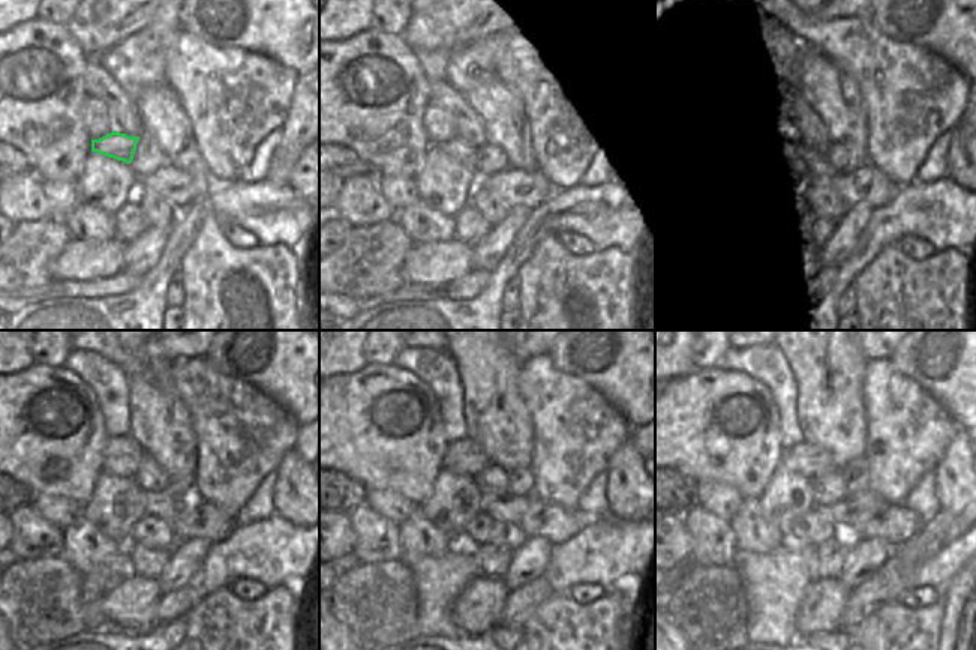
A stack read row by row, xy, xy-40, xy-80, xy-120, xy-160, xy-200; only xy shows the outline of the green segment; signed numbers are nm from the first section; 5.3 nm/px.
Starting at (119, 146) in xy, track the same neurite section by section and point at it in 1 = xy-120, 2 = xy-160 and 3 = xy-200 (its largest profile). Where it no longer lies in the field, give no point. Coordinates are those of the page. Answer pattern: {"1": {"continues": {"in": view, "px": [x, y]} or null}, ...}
{"1": {"continues": {"in": "xy-120", "px": [161, 506]}}, "2": {"continues": {"in": "xy-160", "px": [510, 511]}}, "3": {"continues": {"in": "xy-200", "px": [850, 514]}}}

